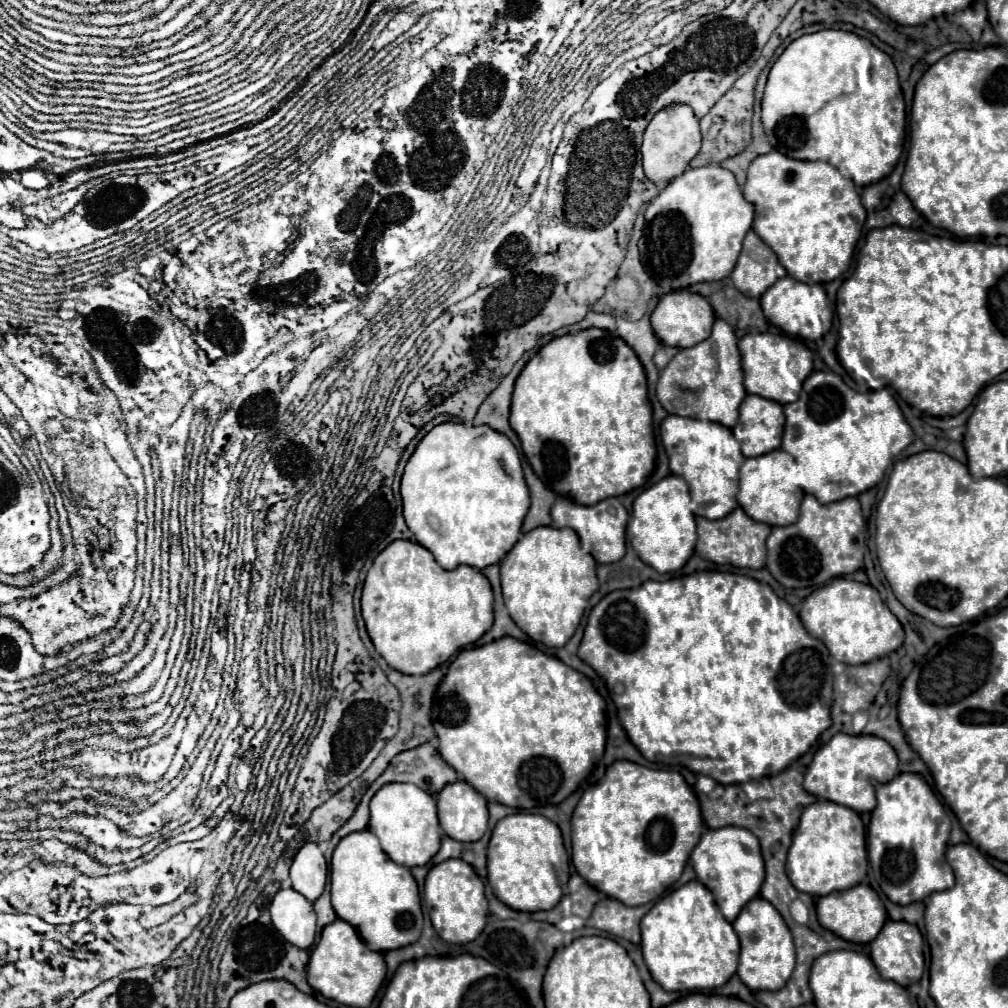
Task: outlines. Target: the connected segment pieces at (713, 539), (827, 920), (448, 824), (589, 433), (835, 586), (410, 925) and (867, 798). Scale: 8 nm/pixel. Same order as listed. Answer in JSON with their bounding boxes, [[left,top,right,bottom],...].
[[696,507,770,569],[816,885,886,943],[438,781,488,841],[510,329,656,505],[800,577,904,665],[332,829,422,953],[804,733,898,813]]

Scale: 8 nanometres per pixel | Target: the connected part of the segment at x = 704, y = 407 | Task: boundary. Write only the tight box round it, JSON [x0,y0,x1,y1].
[656,319,746,429]

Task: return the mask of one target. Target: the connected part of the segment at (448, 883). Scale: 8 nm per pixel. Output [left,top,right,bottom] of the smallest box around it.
[424,859,488,945]

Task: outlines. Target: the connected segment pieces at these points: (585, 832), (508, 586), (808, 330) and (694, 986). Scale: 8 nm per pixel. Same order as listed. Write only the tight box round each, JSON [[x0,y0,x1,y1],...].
[[571,761,704,907],[499,527,598,647],[760,275,832,341],[640,881,740,991]]

